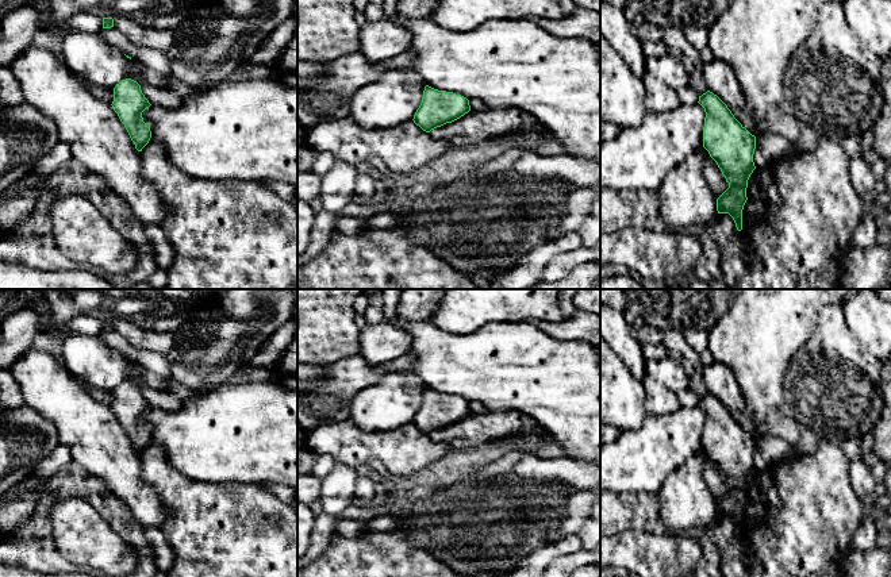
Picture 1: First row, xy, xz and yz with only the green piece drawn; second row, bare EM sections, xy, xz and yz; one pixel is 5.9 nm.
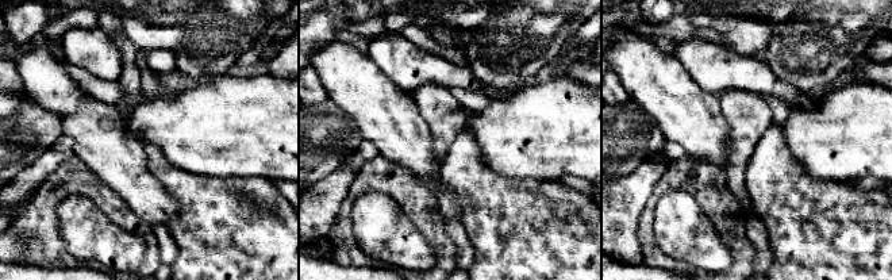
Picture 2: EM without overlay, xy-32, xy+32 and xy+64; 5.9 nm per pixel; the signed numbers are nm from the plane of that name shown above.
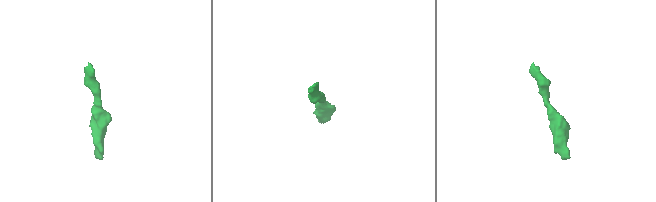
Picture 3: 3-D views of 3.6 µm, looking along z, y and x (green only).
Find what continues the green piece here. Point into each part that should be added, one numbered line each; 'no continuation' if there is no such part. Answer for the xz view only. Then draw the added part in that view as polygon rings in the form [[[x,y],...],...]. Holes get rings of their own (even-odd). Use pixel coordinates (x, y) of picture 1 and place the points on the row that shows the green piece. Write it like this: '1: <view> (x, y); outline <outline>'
no continuation

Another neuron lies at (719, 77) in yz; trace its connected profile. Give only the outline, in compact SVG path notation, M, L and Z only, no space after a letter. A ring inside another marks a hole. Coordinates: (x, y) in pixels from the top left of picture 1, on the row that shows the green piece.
M714 58L711 62L703 65L702 74L707 89L727 105L742 127L752 135L758 135L761 127L753 118L752 107L742 92L733 68L723 61Z

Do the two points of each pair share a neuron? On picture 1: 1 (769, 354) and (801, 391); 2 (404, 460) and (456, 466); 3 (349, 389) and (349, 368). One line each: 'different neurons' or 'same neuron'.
1: different neurons
2: different neurons
3: same neuron

